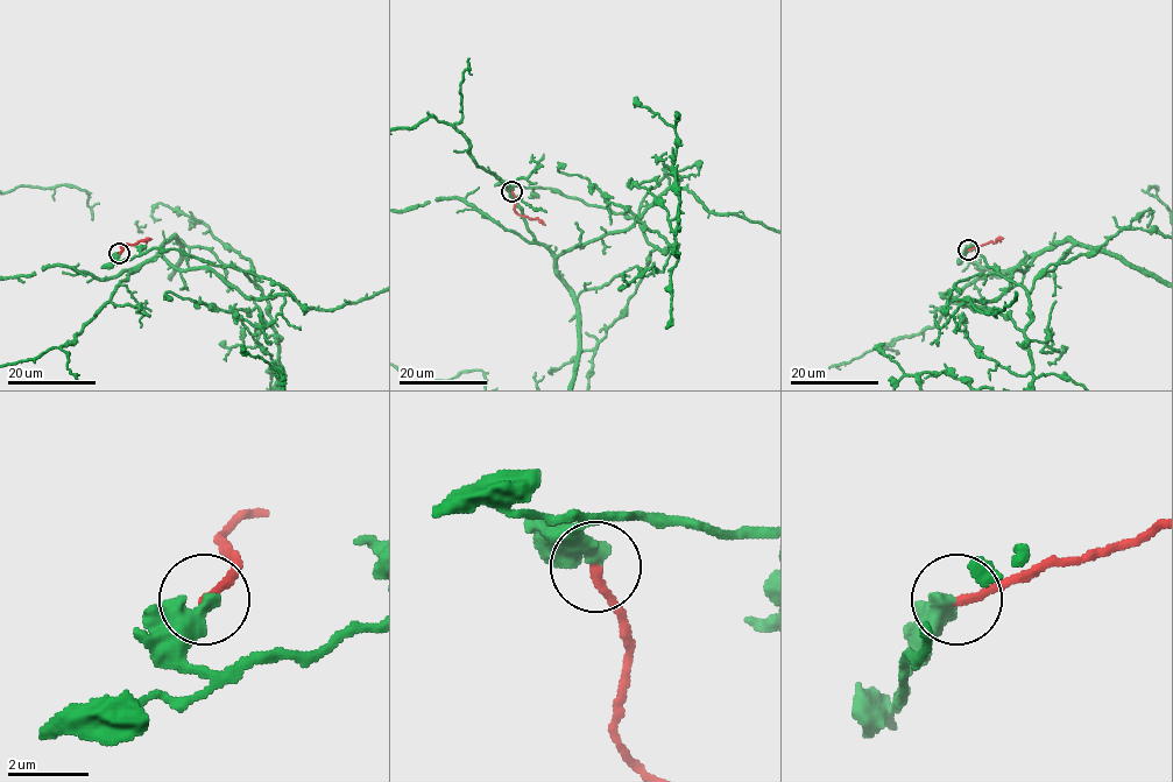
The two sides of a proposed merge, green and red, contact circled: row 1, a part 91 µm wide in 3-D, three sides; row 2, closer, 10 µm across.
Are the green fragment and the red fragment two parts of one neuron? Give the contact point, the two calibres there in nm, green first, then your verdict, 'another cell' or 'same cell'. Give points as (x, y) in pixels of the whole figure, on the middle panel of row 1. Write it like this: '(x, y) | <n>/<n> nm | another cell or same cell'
(511, 191) | 550/200 nm | same cell

